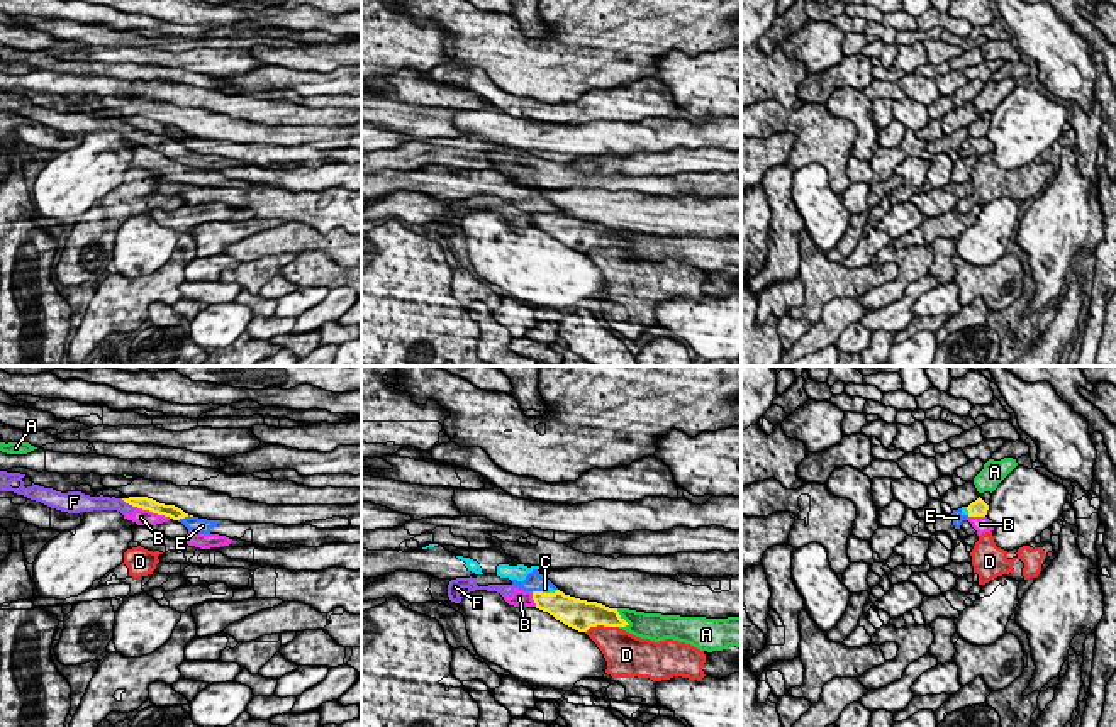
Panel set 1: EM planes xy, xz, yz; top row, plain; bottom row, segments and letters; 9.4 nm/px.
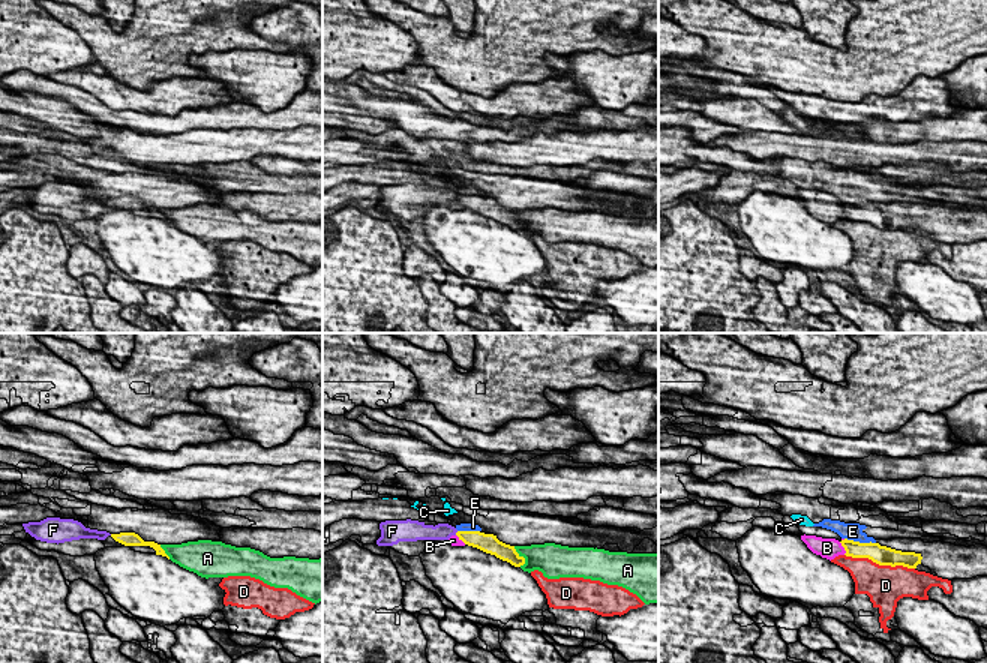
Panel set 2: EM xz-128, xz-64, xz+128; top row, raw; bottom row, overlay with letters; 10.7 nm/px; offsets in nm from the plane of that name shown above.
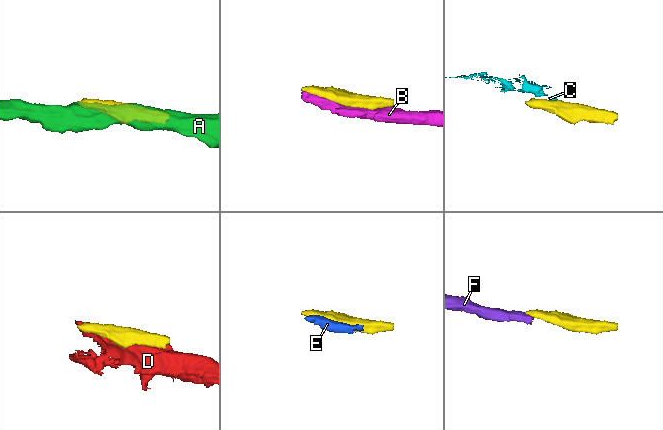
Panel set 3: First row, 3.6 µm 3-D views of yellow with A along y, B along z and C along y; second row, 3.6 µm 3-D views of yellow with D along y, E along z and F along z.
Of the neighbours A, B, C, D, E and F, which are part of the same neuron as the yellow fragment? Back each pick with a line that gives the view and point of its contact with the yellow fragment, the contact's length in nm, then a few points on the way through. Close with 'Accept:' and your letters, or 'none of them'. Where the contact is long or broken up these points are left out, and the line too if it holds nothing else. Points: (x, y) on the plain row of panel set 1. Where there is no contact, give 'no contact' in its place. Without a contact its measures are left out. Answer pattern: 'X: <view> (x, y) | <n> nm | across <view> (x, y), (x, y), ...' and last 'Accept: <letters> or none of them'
Accept: none of them

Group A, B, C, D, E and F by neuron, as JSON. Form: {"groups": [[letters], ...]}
{"groups": [["A"], ["B", "F"], ["C", "E"], ["D"]]}

